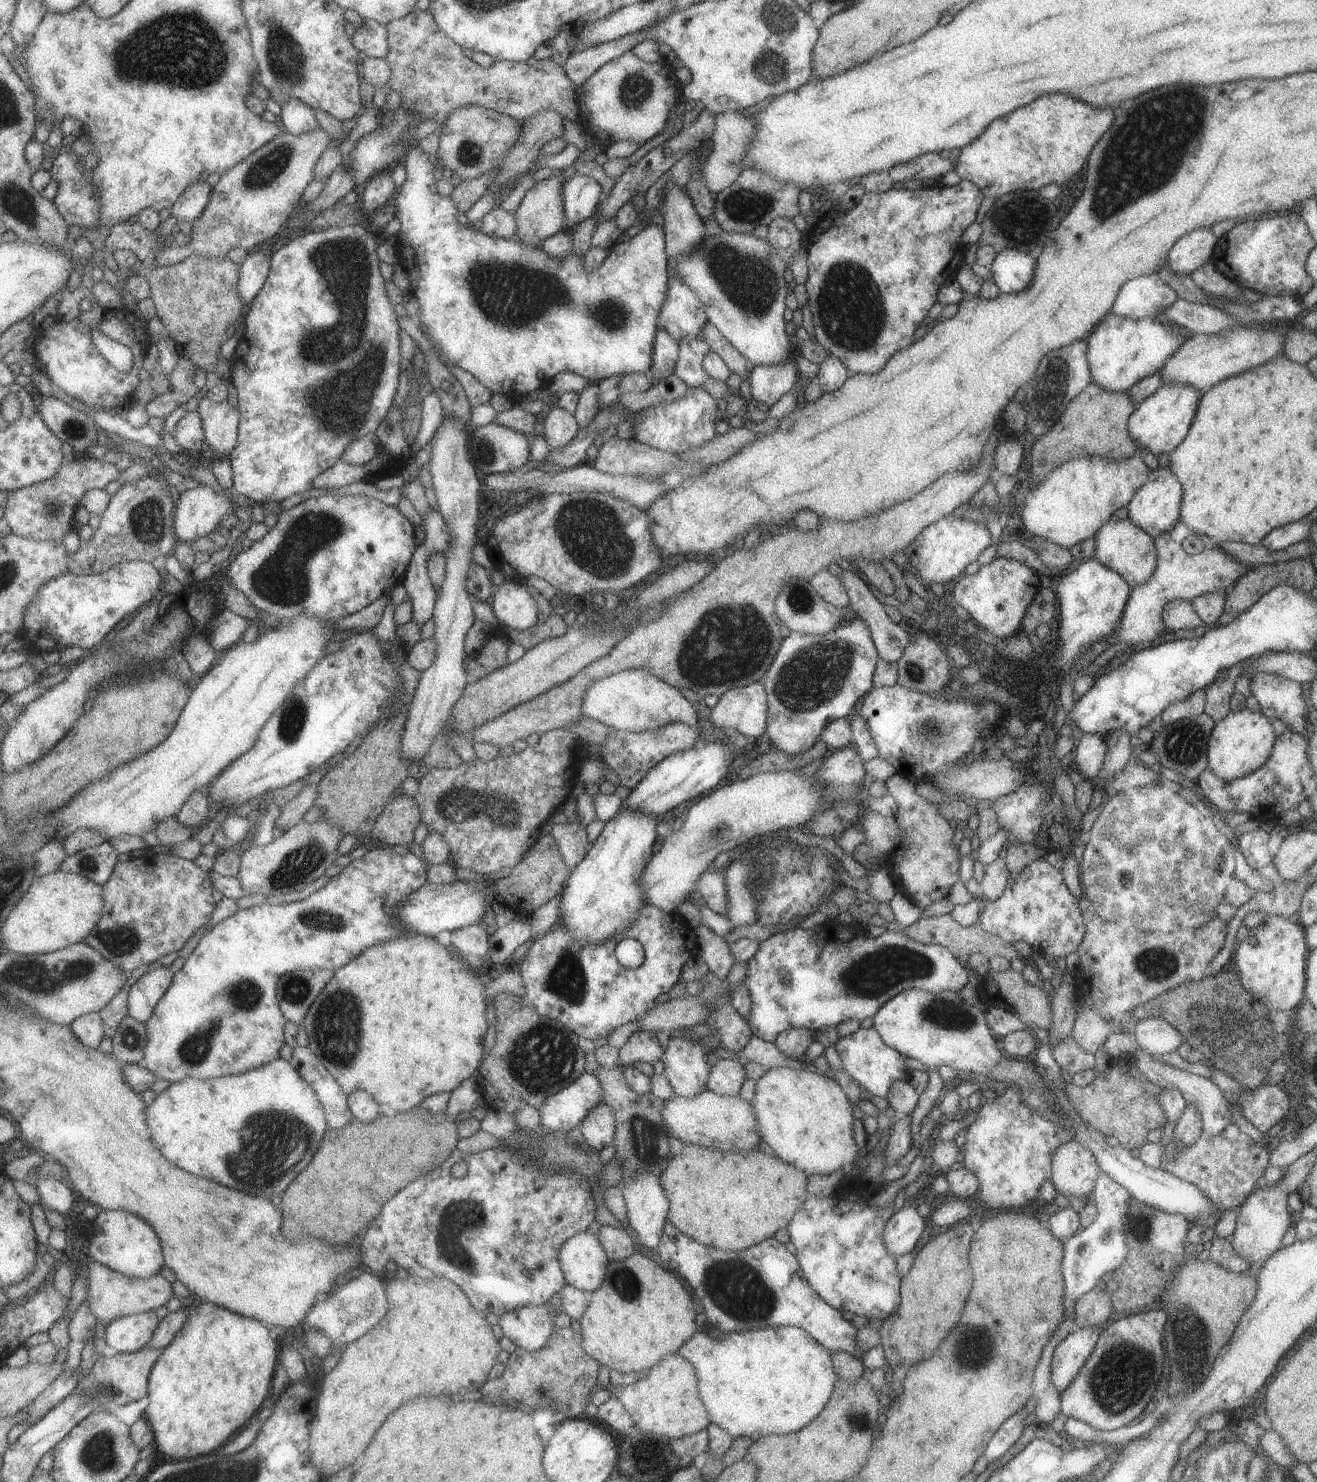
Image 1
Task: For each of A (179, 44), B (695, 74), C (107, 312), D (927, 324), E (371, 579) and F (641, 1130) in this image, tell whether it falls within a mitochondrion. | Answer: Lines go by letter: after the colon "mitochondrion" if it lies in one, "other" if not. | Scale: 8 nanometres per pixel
A: mitochondrion
B: other
C: other
D: other
E: other
F: mitochondrion

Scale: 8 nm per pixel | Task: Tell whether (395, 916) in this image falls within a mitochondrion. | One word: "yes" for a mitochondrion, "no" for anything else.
no

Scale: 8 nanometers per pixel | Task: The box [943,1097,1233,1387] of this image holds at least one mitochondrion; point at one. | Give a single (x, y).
(1190, 1340)

